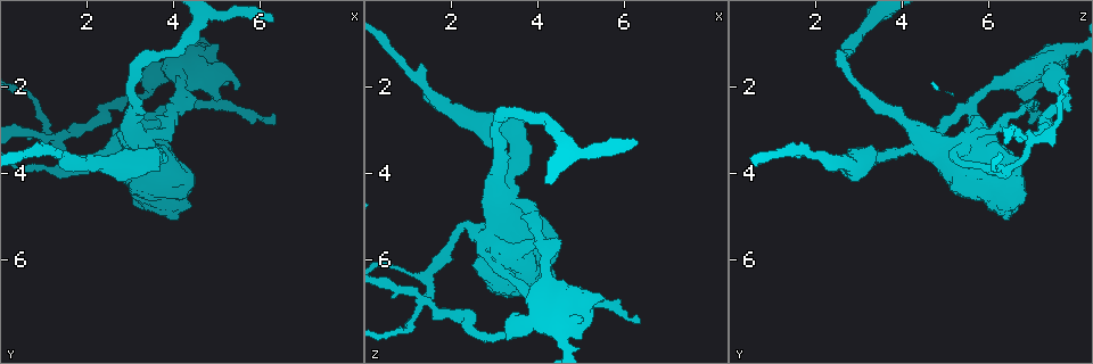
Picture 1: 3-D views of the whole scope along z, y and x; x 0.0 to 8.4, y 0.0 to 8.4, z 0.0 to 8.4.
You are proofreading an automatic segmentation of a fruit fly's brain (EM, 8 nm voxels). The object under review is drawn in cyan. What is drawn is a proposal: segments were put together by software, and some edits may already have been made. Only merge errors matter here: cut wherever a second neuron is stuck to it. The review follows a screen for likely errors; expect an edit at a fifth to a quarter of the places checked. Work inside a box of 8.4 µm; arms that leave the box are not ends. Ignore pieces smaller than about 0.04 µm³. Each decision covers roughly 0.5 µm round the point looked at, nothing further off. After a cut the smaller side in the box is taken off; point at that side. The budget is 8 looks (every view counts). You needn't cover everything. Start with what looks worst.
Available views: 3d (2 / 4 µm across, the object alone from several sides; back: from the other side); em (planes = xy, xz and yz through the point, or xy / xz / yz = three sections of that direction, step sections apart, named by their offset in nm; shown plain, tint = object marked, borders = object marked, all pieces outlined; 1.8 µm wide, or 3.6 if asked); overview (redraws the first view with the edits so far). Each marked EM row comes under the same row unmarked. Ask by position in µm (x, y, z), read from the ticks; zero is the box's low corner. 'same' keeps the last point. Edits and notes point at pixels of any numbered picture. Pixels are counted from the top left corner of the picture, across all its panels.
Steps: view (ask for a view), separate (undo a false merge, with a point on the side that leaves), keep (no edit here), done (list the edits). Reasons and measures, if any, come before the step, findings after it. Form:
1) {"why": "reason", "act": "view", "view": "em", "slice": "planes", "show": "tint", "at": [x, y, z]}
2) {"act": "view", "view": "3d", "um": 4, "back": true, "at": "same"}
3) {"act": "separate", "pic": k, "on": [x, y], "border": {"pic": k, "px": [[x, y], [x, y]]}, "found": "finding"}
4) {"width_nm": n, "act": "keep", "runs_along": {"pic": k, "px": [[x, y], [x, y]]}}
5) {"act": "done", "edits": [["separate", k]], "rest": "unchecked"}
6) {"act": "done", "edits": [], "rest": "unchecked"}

{"why": "side arm on a straight run", "act": "view", "view": "3d", "um": 2, "at": [1.35, 3.35, 7.00]}

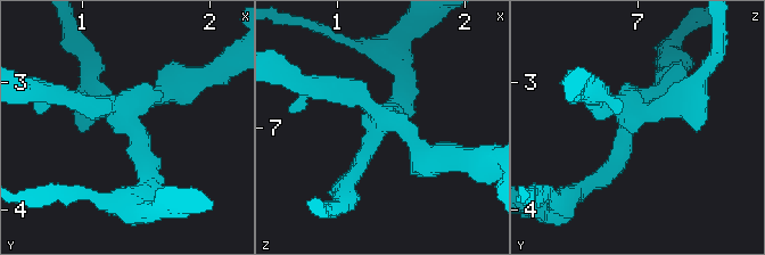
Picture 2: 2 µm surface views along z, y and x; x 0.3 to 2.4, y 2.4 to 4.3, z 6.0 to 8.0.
{"act": "view", "view": "em", "um": 3.6, "slice": "planes", "show": "tint", "at": [1.32, 3.28, 7.00]}

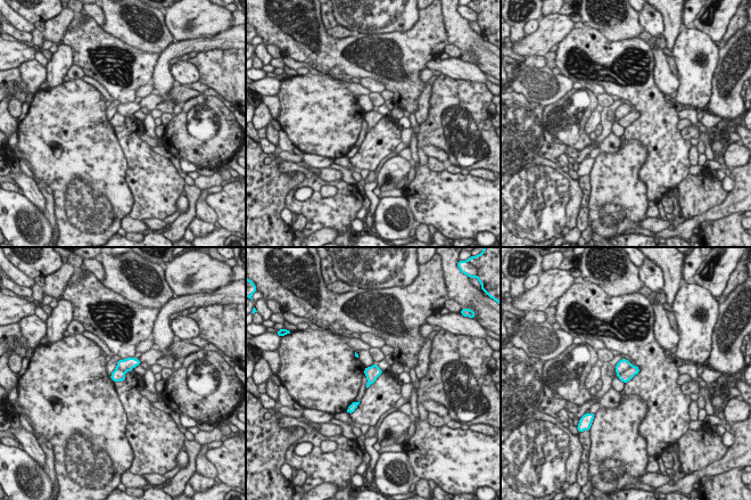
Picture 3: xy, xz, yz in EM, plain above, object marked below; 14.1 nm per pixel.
{"act": "separate", "pic": 3, "on": [625, 377], "border": {"pic": 3, "px": [[630, 366], [618, 375]]}, "found": "a second neuron is stuck on"}

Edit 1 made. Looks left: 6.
{"act": "view", "view": "overview"}

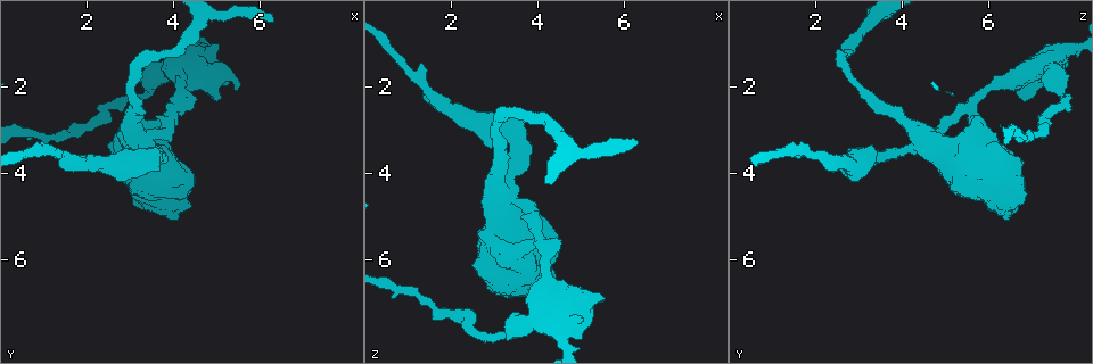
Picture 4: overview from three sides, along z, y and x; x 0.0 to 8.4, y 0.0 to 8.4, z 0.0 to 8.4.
{"why": "closes a loop", "act": "view", "view": "em", "slice": "xy", "step": 16, "show": "tint", "at": [4.05, 2.60, 5.65]}

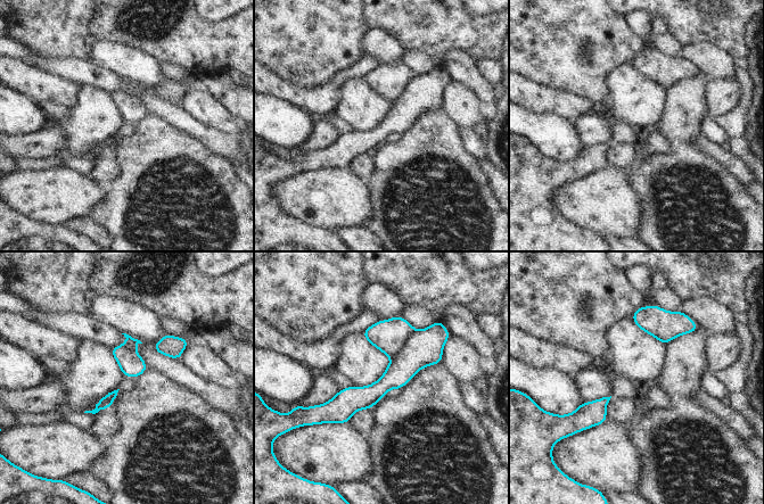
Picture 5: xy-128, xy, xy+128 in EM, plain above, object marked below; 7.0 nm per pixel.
{"act": "separate", "pic": 5, "on": [388, 336], "border": {"pic": 5, "px": [[415, 330], [392, 358]]}, "found": "a second neuron is stuck on"}

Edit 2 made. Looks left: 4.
{"act": "done", "edits": [["separate", 3], ["separate", 5]], "rest": "unchecked"}

